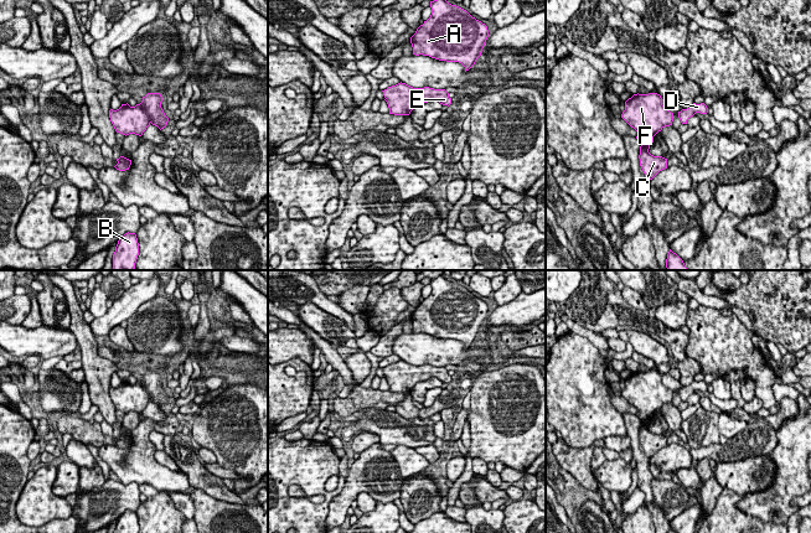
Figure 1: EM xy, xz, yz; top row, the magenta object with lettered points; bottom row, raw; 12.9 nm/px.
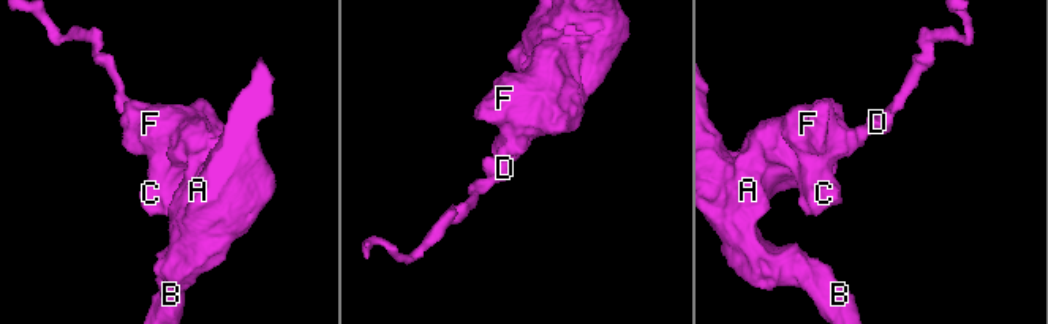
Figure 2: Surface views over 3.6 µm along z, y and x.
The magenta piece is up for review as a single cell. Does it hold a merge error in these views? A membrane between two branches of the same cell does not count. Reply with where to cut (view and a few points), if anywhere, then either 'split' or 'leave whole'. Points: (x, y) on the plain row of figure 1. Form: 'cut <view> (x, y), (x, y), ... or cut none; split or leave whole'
cut none; leave whole

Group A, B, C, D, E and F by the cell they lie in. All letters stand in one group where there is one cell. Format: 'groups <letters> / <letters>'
groups A B C D E F

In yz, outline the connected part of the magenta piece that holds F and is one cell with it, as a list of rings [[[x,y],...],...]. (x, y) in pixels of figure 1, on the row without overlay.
[[[657,371],[634,372],[625,379],[621,395],[637,409],[640,419],[640,444],[650,459],[660,449],[667,446],[667,436],[654,434],[649,430],[654,414],[665,404],[672,403],[673,390],[662,383],[662,376]]]

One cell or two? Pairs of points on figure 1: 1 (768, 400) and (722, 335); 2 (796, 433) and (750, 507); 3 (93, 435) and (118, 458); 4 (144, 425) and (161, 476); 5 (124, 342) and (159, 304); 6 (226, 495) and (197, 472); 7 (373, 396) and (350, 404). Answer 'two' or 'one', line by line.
1: one
2: one
3: two
4: one
5: two
6: one
7: one

